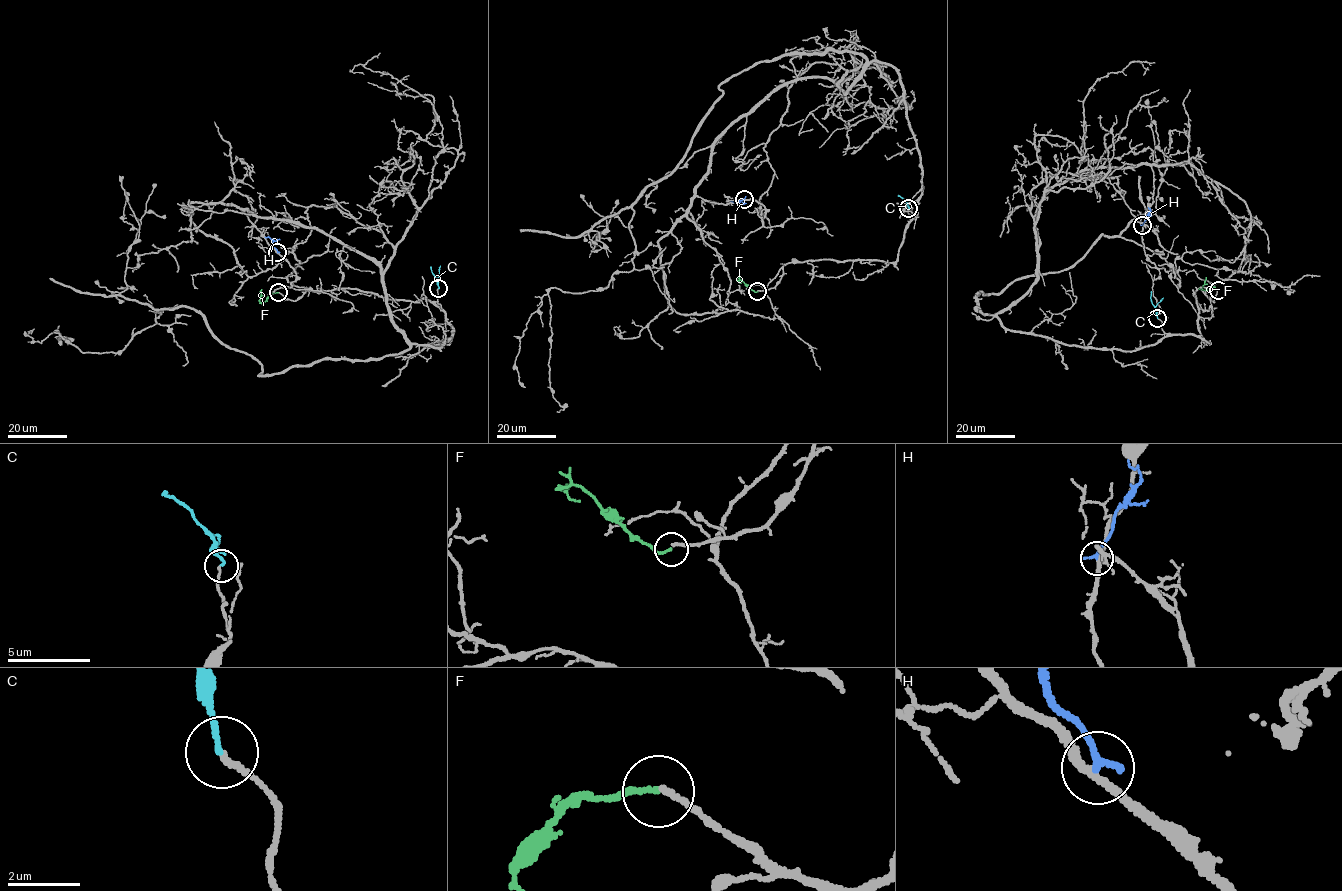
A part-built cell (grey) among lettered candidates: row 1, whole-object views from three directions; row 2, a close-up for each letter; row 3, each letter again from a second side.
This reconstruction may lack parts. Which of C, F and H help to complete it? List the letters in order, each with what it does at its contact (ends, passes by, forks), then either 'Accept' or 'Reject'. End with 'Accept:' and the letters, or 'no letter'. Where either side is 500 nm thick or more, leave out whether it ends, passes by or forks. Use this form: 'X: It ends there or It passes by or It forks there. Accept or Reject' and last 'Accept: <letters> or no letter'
C: It ends there. Accept
F: It ends there. Accept
H: It ends there. Reject
Accept: C, F

